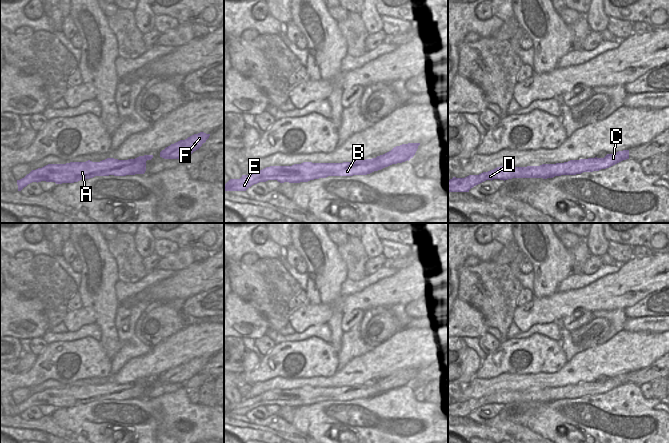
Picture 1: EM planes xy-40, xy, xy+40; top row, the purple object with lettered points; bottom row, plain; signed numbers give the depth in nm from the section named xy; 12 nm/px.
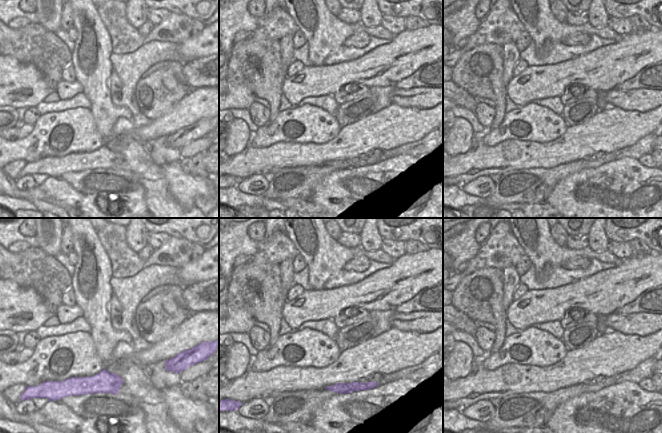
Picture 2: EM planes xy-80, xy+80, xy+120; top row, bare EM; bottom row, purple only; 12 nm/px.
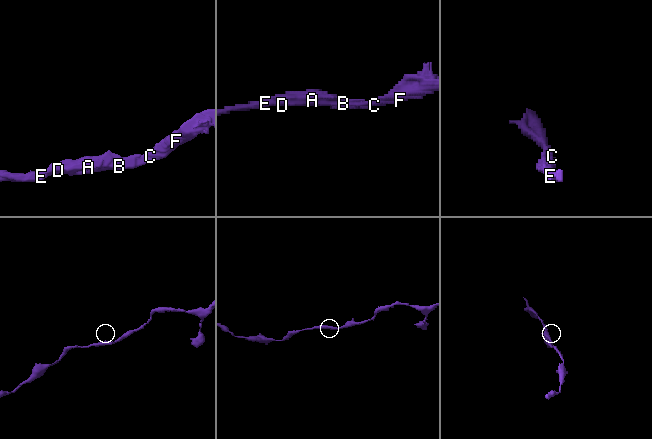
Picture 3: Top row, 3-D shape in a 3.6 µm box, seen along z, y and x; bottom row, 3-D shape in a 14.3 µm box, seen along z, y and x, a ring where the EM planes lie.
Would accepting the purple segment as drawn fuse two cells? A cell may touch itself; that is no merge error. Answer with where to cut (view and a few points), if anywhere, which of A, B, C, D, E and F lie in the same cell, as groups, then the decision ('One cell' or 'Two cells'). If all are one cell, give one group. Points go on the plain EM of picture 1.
No split. Groups: A B C D E F. One cell

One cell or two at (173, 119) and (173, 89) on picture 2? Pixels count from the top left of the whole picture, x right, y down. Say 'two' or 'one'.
two

